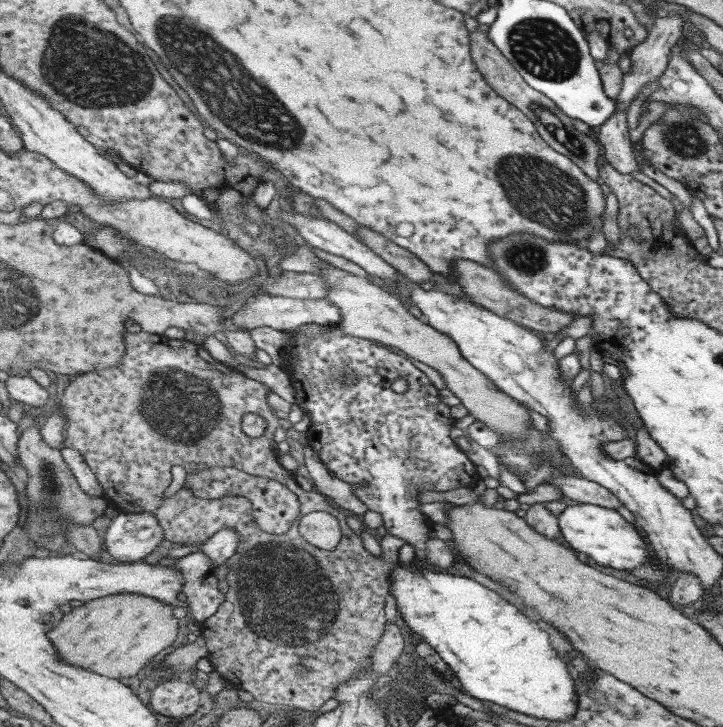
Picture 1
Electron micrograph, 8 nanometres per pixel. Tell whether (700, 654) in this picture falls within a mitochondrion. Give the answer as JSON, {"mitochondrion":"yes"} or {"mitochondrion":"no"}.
{"mitochondrion":"no"}

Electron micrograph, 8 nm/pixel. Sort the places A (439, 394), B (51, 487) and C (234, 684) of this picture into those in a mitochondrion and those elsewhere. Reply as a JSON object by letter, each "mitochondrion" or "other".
{"A":"other","B":"mitochondrion","C":"other"}

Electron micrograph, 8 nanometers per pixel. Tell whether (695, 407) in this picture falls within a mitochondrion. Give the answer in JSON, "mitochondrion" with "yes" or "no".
{"mitochondrion":"no"}

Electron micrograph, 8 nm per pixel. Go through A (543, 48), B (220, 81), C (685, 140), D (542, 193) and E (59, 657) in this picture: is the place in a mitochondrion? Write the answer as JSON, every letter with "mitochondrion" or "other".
{"A":"mitochondrion","B":"mitochondrion","C":"mitochondrion","D":"mitochondrion","E":"other"}

